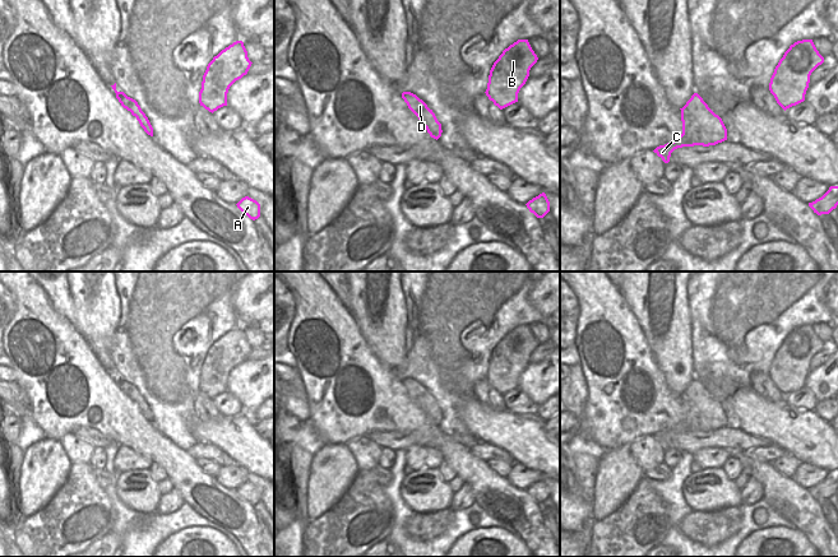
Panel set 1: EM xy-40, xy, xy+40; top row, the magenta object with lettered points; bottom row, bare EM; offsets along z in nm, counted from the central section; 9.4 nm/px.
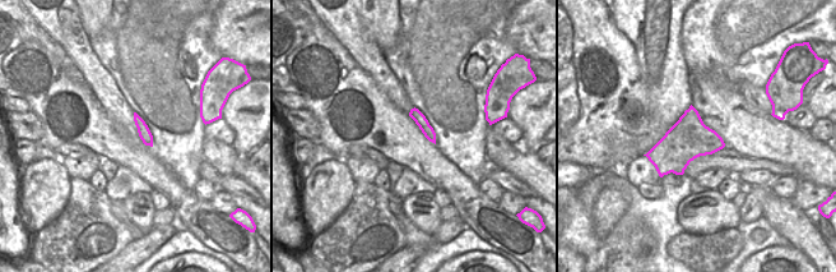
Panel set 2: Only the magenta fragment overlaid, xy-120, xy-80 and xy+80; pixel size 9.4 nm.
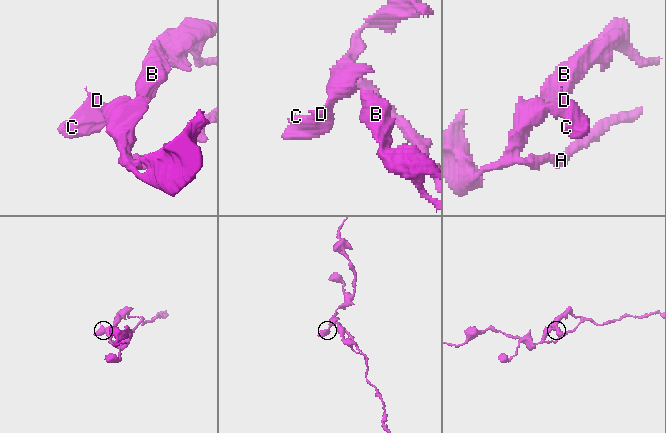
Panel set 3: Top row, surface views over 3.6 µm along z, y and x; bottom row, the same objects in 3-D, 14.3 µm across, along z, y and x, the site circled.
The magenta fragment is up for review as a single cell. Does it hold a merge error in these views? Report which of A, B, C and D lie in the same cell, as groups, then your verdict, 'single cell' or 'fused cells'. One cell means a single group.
A B C D | single cell

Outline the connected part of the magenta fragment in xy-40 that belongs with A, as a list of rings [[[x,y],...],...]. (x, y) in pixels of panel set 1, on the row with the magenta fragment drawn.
[[[249,196],[242,198],[236,205],[253,221],[260,217],[260,204]]]

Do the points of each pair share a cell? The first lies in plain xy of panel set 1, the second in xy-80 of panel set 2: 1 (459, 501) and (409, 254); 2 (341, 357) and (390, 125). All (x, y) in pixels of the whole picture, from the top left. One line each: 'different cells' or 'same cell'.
1: same cell
2: same cell

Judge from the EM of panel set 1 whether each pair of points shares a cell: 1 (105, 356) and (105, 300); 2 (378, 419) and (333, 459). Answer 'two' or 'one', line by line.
1: one
2: two

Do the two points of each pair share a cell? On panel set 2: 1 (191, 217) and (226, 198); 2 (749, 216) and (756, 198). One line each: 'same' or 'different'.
1: different
2: same

